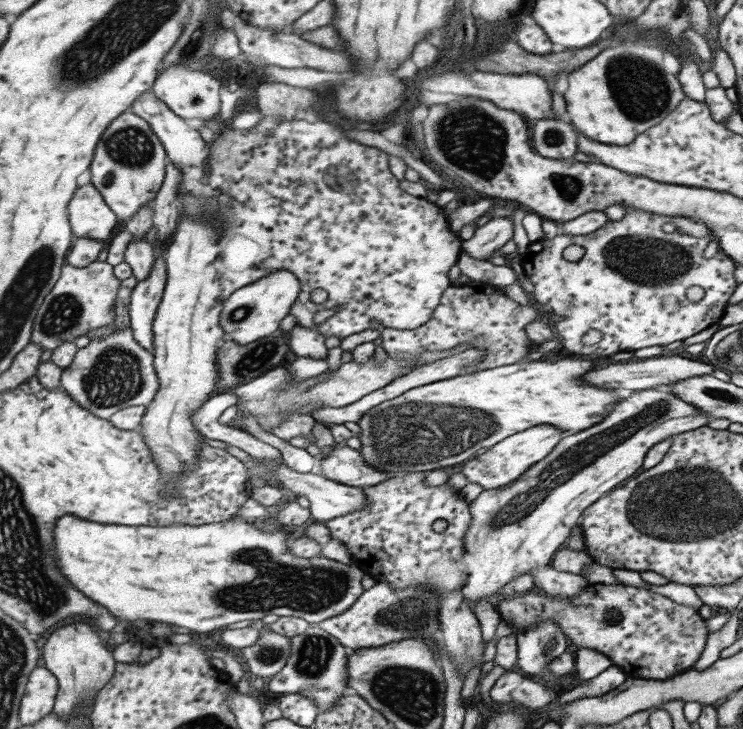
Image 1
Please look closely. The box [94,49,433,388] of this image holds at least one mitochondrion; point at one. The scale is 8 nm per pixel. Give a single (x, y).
(130, 146)

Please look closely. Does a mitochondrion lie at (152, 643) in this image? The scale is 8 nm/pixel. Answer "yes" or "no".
no

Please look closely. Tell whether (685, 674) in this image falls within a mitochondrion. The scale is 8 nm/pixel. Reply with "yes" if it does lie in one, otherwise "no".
no

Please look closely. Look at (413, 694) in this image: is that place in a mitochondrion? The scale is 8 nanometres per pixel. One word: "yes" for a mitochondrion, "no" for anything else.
yes

